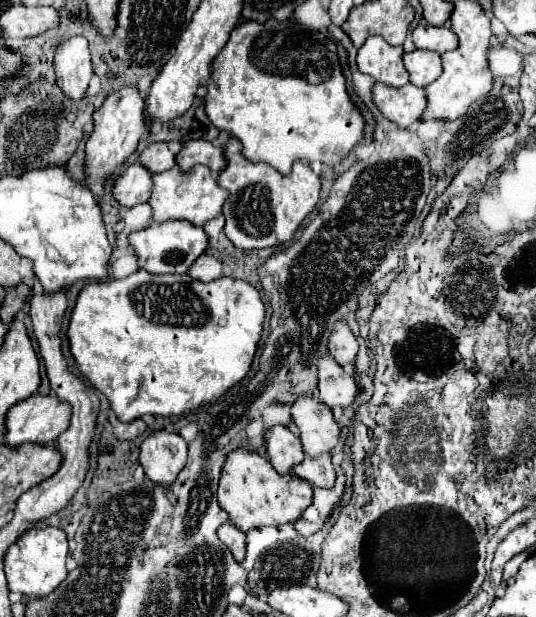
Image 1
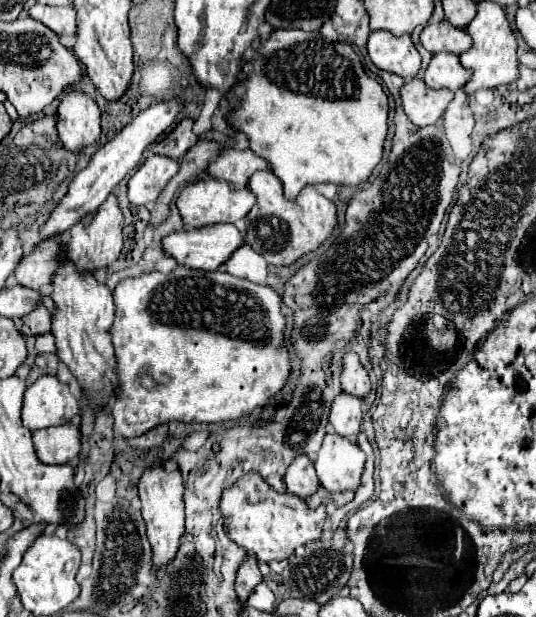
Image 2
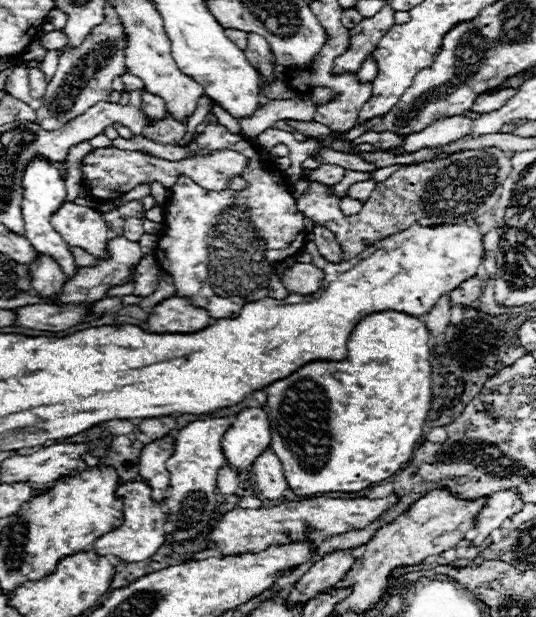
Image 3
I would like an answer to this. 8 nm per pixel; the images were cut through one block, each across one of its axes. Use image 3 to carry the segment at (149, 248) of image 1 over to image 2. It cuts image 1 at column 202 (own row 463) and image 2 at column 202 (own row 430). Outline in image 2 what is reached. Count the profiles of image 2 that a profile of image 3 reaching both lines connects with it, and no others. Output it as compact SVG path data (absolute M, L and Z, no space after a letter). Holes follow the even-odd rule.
M234 224L204 226L200 230L178 230L162 238L162 250L168 256L172 256L178 264L194 270L218 270L218 266L224 264L224 260L230 258L232 252L242 244L244 244L244 238Z

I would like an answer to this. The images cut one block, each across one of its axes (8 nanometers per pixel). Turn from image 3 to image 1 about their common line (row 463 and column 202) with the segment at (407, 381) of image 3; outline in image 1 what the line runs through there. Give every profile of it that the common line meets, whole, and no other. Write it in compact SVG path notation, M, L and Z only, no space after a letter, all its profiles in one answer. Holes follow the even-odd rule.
M138 270L124 280L86 284L72 310L68 338L80 372L108 398L122 422L132 422L144 414L180 416L204 404L218 402L252 370L264 318L264 302L258 290L246 280L218 278L200 282L188 274L160 276Z

